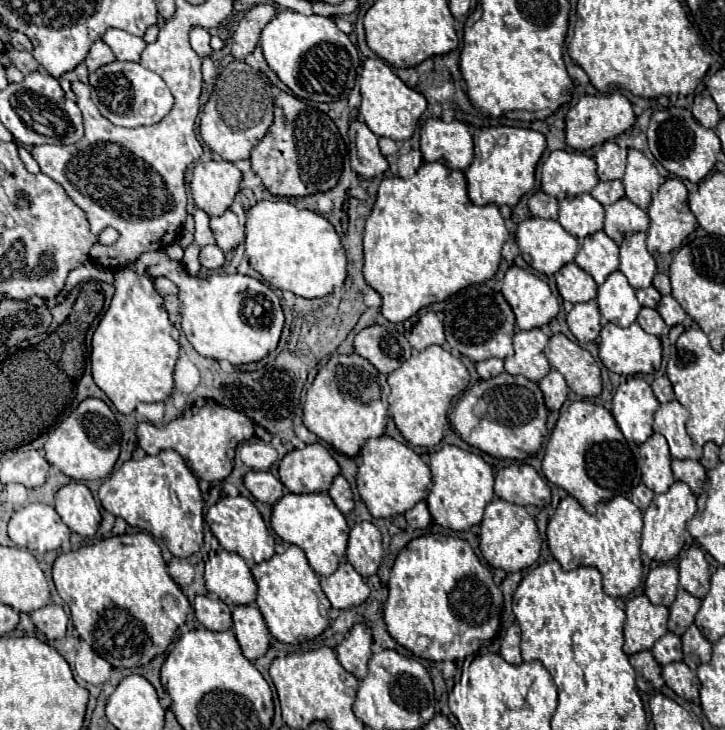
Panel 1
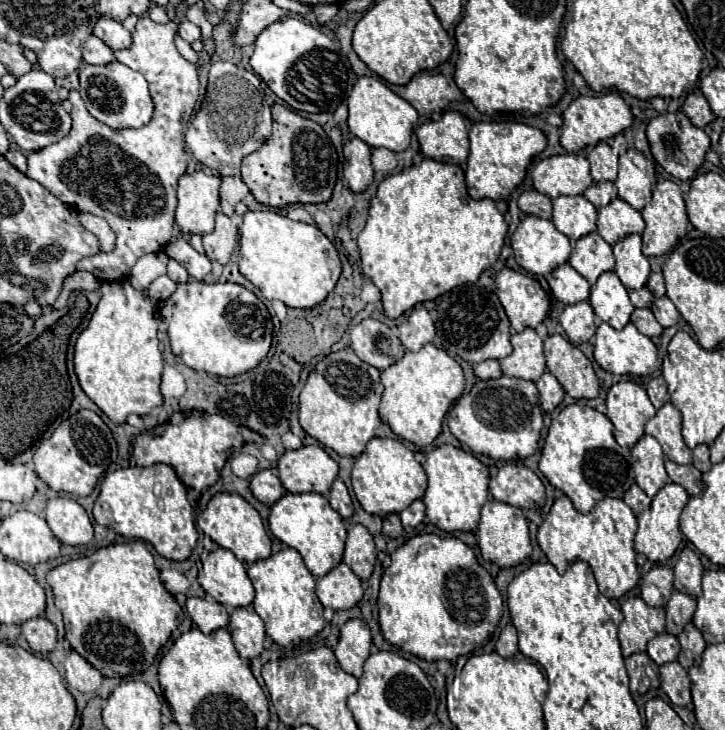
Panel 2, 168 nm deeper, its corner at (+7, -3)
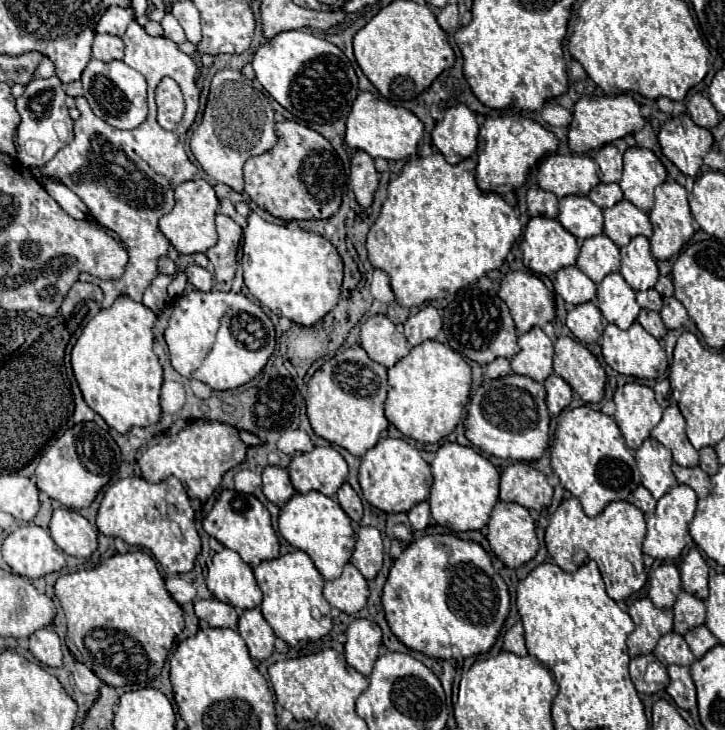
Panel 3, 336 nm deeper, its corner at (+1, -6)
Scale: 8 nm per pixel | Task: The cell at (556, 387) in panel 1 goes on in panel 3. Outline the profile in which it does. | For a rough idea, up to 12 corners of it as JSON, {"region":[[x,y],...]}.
{"region":[[553,373],[545,379],[547,409],[559,415],[573,397],[569,383]]}

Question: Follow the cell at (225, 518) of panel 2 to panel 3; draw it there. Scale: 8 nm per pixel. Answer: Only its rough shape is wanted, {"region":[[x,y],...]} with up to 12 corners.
{"region":[[223,491],[203,529],[251,567],[279,557],[269,511]]}

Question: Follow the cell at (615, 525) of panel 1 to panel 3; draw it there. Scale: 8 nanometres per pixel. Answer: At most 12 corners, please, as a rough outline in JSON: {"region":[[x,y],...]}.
{"region":[[569,497],[545,545],[567,573],[593,559],[607,595],[647,581],[643,513],[613,501],[587,517]]}

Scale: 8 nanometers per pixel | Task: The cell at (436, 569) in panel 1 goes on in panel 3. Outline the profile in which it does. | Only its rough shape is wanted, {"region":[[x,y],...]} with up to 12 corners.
{"region":[[425,535],[393,563],[393,635],[433,659],[495,645],[509,591],[481,545]]}

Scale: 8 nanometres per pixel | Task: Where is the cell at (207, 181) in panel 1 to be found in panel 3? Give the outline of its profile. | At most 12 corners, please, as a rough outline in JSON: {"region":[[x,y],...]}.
{"region":[[205,179],[175,187],[159,229],[183,255],[217,243],[219,199]]}

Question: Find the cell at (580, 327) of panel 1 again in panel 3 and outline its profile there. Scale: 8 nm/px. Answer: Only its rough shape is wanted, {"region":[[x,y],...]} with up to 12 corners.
{"region":[[589,303],[567,313],[567,327],[579,341],[595,343],[605,323]]}

